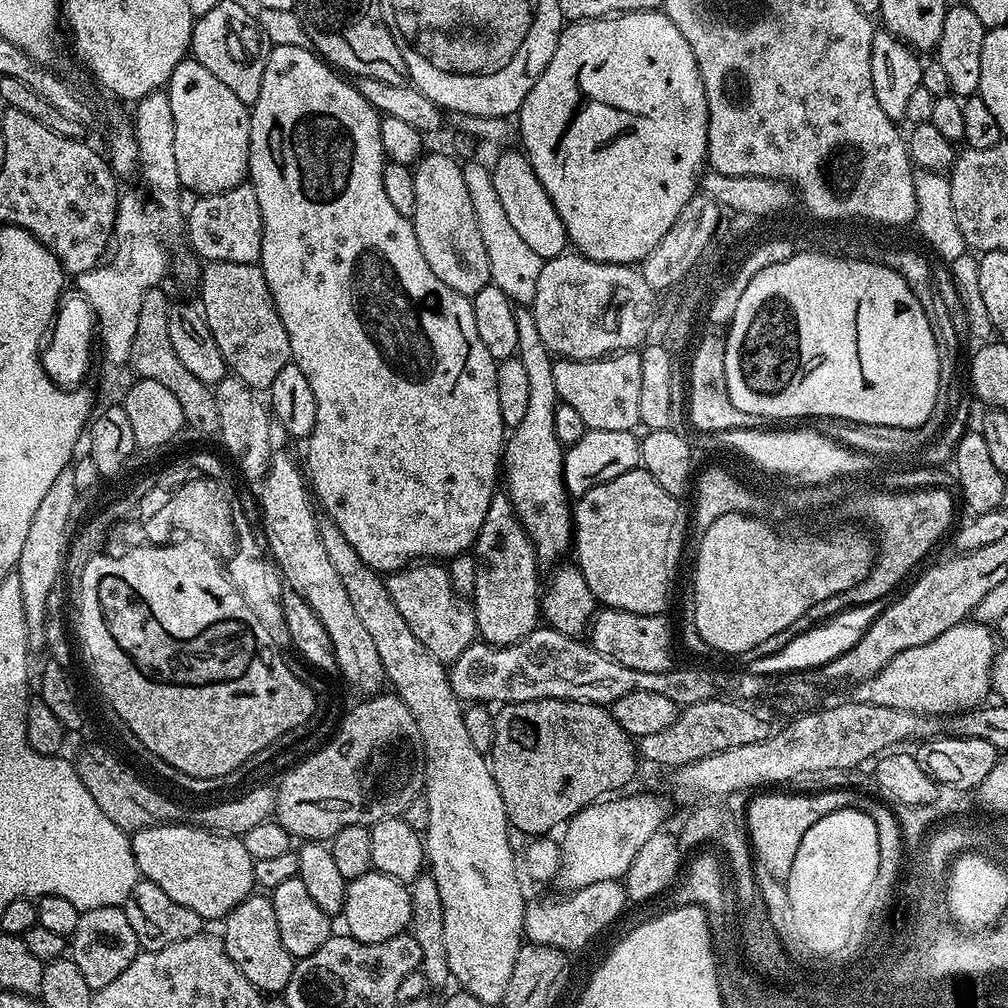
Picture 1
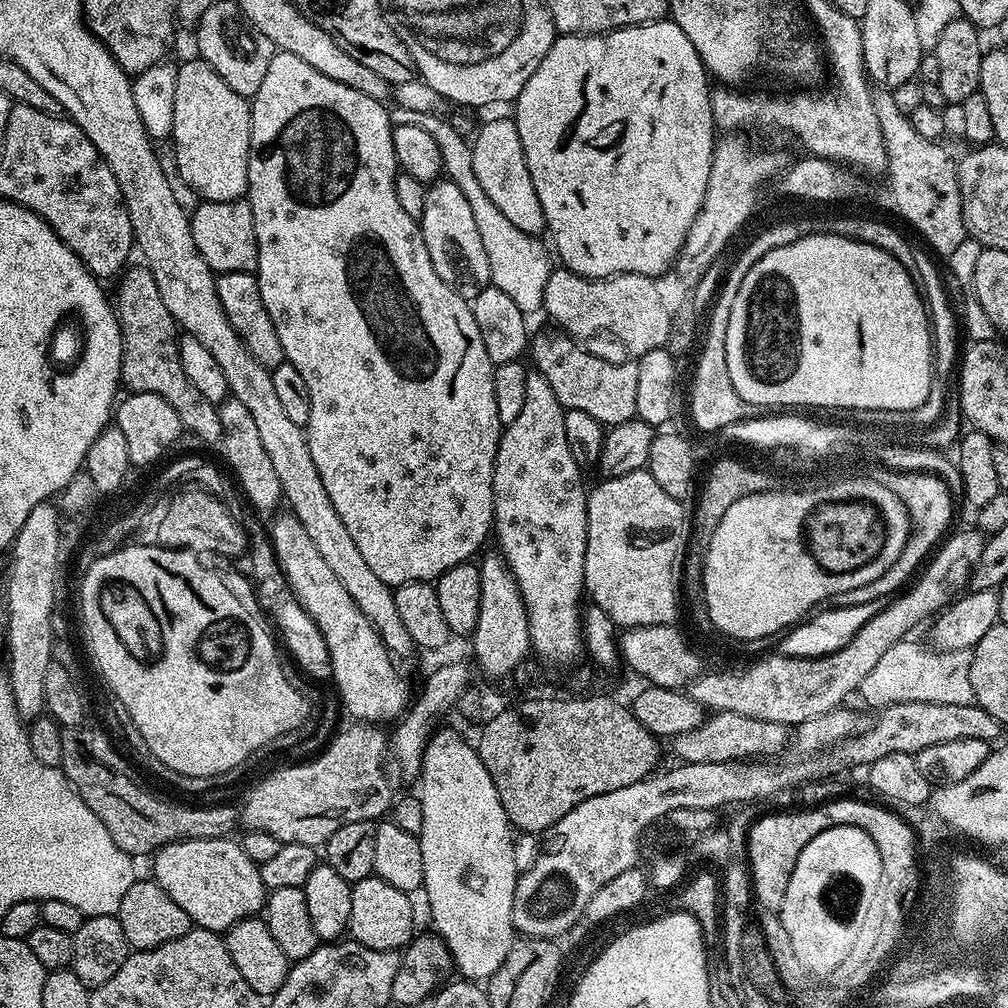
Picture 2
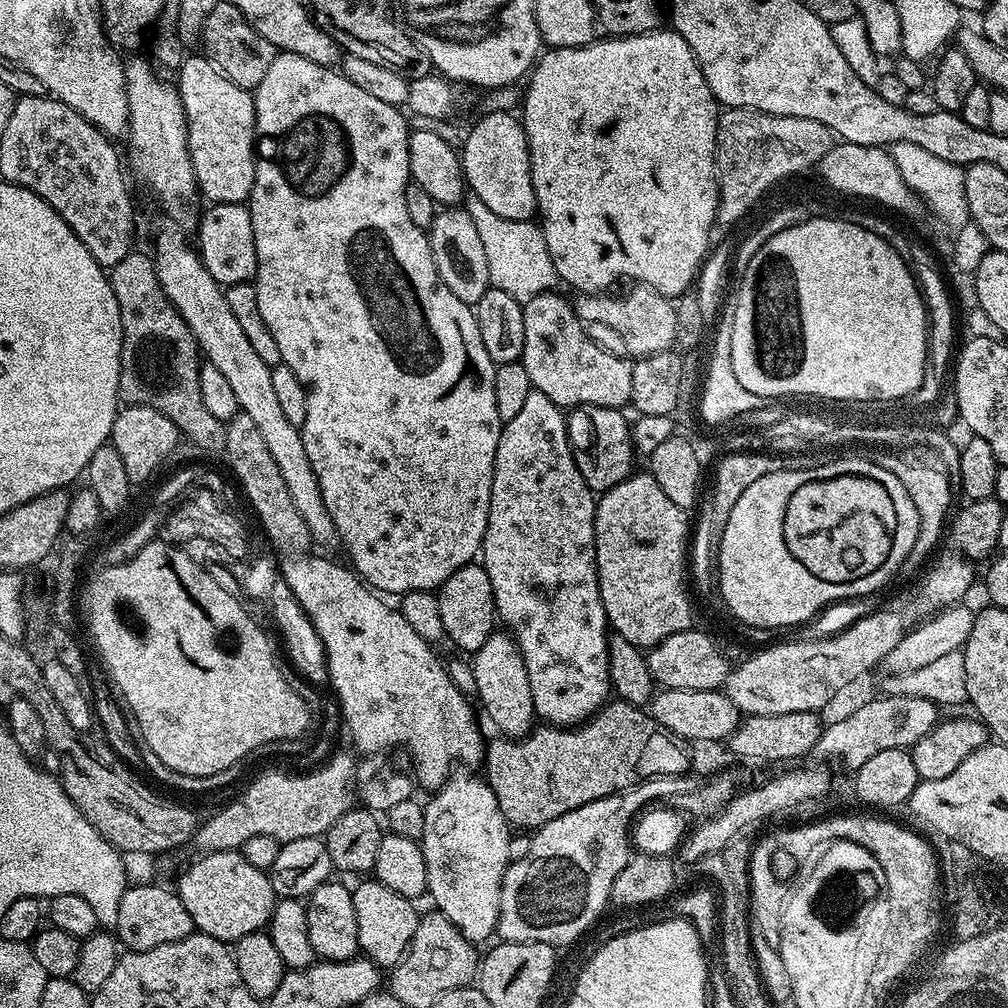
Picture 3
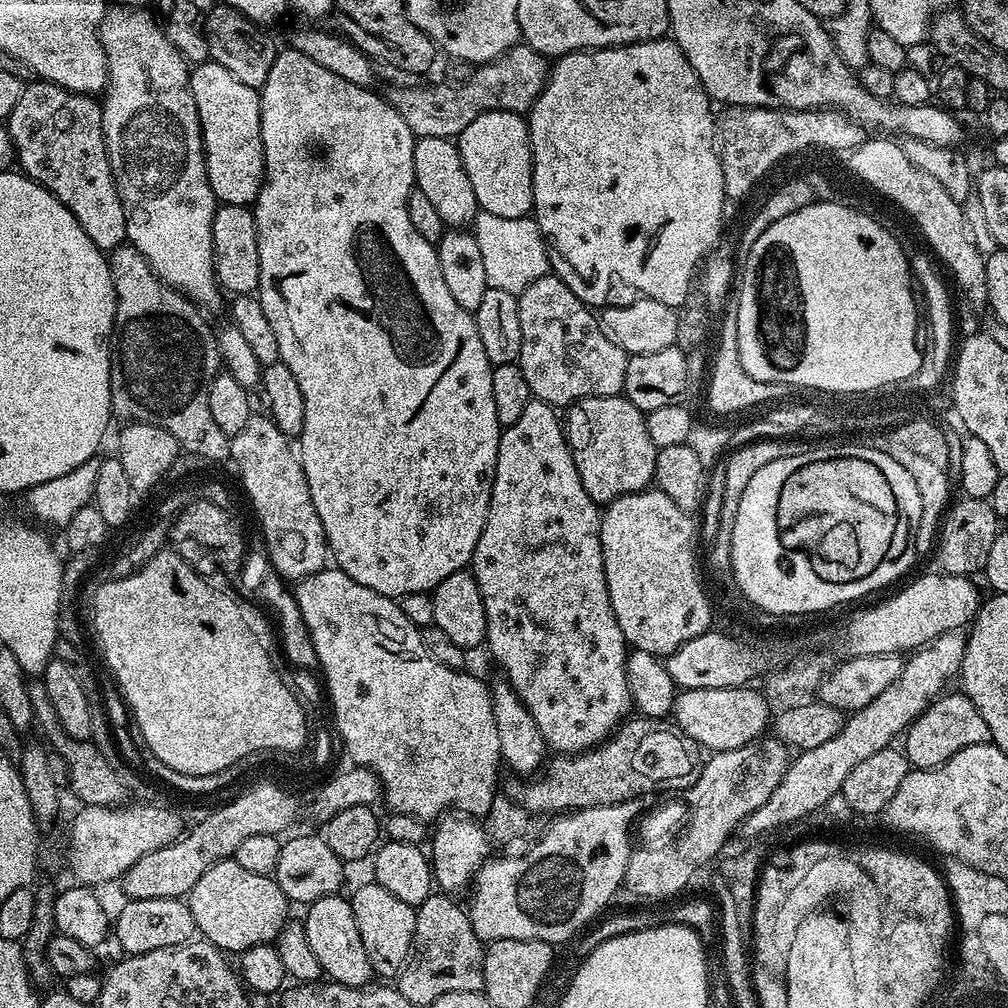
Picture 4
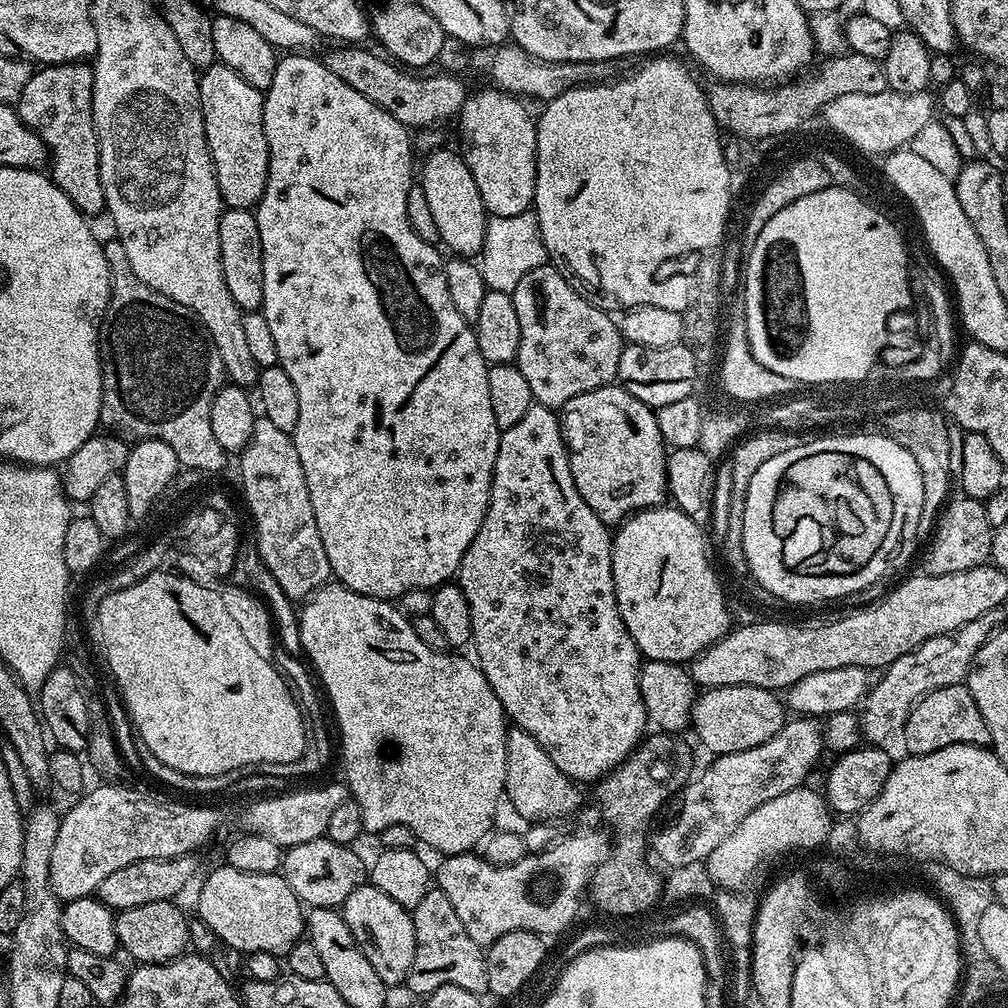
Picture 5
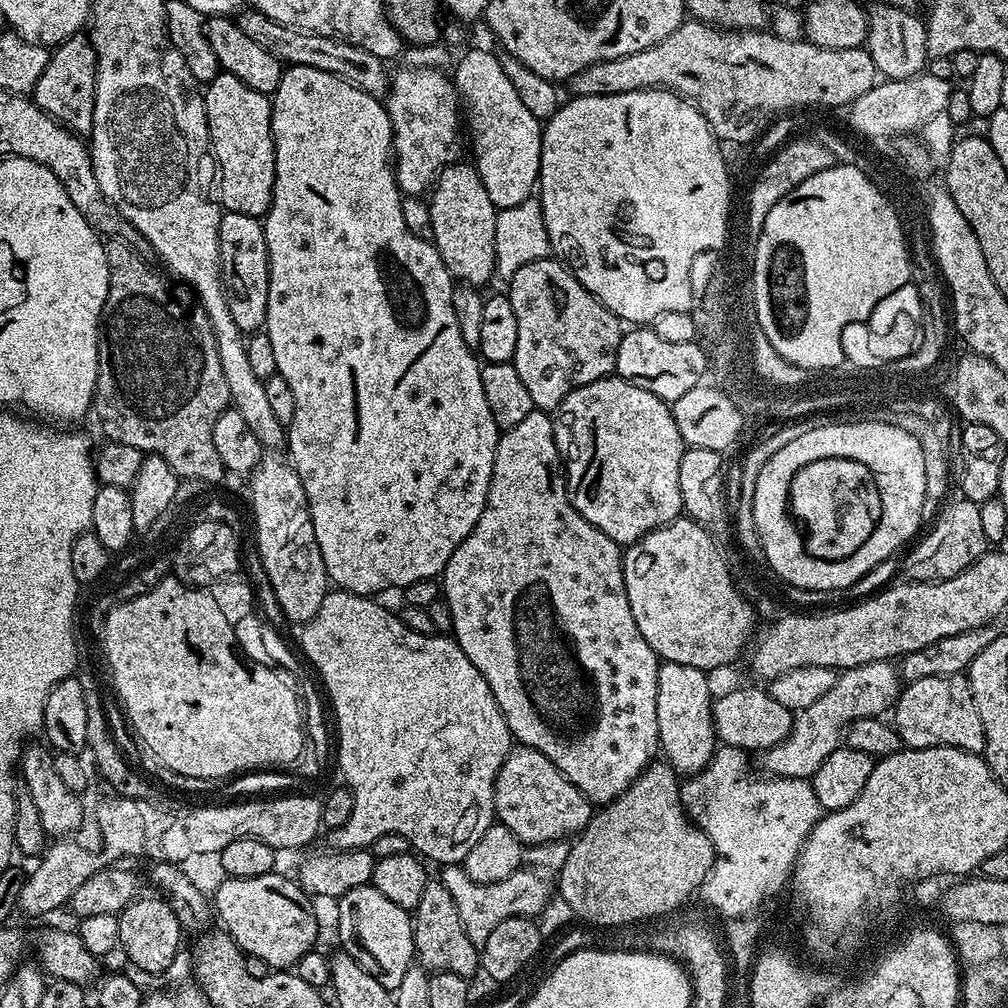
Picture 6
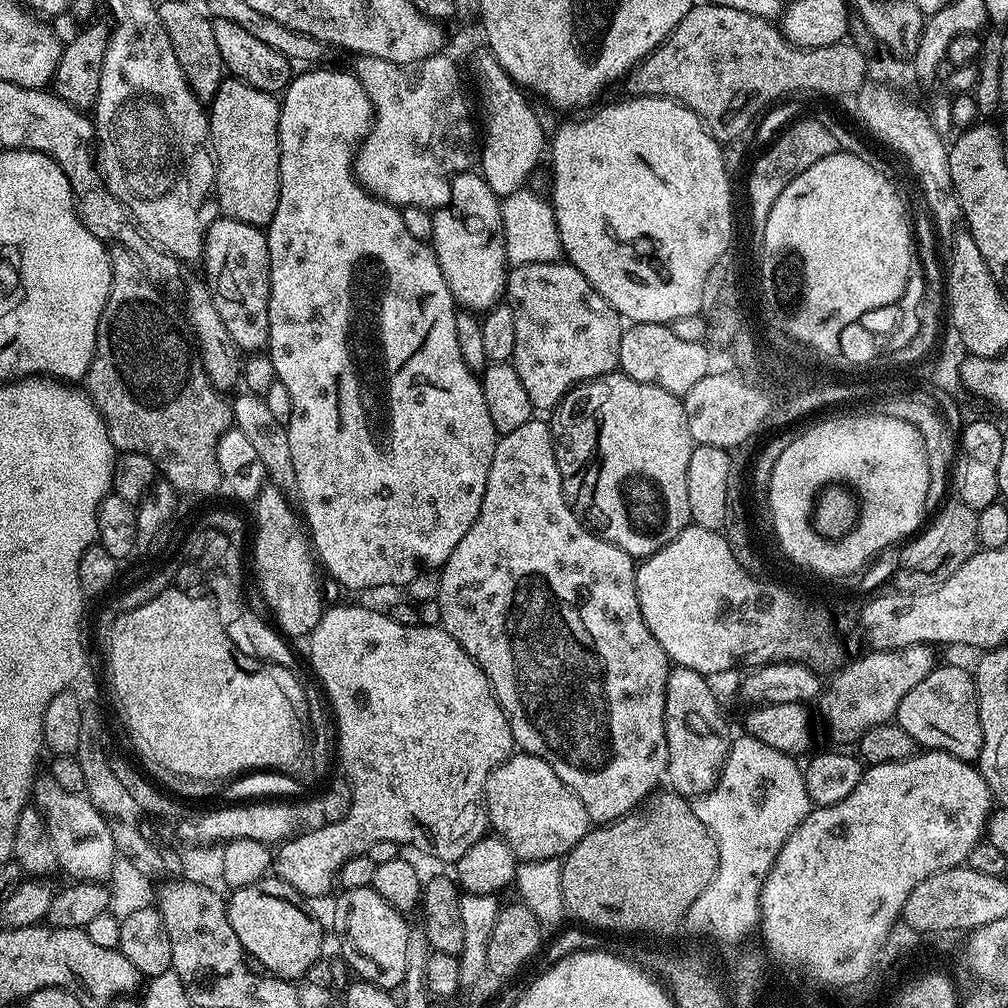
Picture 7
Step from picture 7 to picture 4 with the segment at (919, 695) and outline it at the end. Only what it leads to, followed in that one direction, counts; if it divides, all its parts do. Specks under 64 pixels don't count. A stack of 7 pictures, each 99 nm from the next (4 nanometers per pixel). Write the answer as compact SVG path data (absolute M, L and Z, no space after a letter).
M949 691L931 701L928 709L903 733L902 751L913 769L937 768L954 758L958 750L991 741L990 726L986 726L982 714L978 714L978 706L974 706L974 702L963 691L955 691Z

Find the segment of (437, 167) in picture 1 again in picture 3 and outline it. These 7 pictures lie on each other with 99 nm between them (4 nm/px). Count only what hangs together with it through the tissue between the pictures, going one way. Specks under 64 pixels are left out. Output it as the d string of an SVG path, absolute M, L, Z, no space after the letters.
M448 206L437 211L431 228L427 229L428 245L432 247L432 257L436 263L438 274L446 286L450 286L450 294L469 306L475 306L478 298L486 294L490 287L490 269L486 267L486 253L478 229L474 226L474 218L463 207Z

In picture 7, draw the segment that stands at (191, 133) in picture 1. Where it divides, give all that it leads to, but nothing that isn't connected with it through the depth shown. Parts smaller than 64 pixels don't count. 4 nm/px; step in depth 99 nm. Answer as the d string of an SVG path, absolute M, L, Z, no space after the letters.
M225 78L208 112L210 151L216 166L214 199L231 220L267 229L280 201L280 100L235 78Z

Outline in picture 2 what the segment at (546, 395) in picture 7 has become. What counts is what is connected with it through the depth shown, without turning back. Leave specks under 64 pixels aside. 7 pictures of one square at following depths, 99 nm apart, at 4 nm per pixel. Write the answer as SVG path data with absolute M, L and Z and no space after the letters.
M559 330L552 332L540 332L531 337L530 356L532 352L531 367L550 382L550 390L554 390L554 398L566 410L582 410L590 414L602 426L621 424L633 419L636 415L636 396L638 391L638 366L635 362L629 364L615 364L612 360L603 360L600 356L595 356L592 352L587 352L584 348L579 348L577 341L568 333Z

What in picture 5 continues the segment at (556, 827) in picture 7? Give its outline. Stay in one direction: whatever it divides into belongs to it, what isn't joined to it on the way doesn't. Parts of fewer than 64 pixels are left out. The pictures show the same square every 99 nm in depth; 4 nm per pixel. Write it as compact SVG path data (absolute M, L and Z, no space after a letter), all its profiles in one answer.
M515 726L509 727L506 738L506 766L508 767L504 783L506 800L507 803L512 803L513 810L524 819L524 822L568 818L564 816L570 815L579 806L580 792L576 789L579 787L569 780L566 774L562 774L558 770L558 766L554 766L554 762L550 762L550 754L546 754L546 750L542 750L542 746L538 746L536 739L530 734L526 734L526 730Z

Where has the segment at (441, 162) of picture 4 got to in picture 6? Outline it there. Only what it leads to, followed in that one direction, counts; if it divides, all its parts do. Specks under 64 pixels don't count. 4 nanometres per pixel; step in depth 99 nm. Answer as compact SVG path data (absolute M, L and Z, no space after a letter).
M468 162L446 165L431 189L428 209L434 226L431 241L451 276L460 284L473 286L484 286L488 279L493 279L496 270L494 226L498 210L494 202L490 202L490 194L486 194L486 186L482 186L475 167Z

